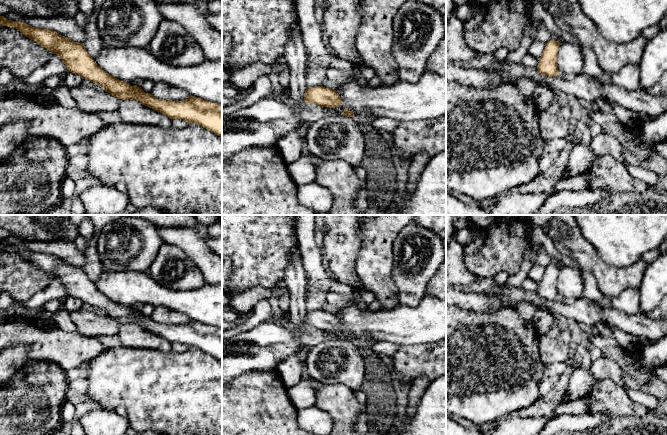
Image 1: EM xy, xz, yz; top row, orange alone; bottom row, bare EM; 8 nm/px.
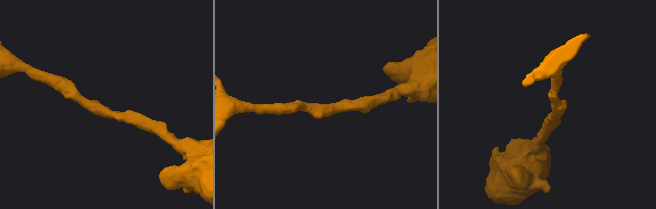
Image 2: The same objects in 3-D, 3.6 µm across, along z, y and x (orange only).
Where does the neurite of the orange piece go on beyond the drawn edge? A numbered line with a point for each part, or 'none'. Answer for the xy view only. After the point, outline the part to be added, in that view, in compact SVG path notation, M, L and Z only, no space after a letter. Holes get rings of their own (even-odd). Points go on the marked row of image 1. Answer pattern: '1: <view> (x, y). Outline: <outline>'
none

